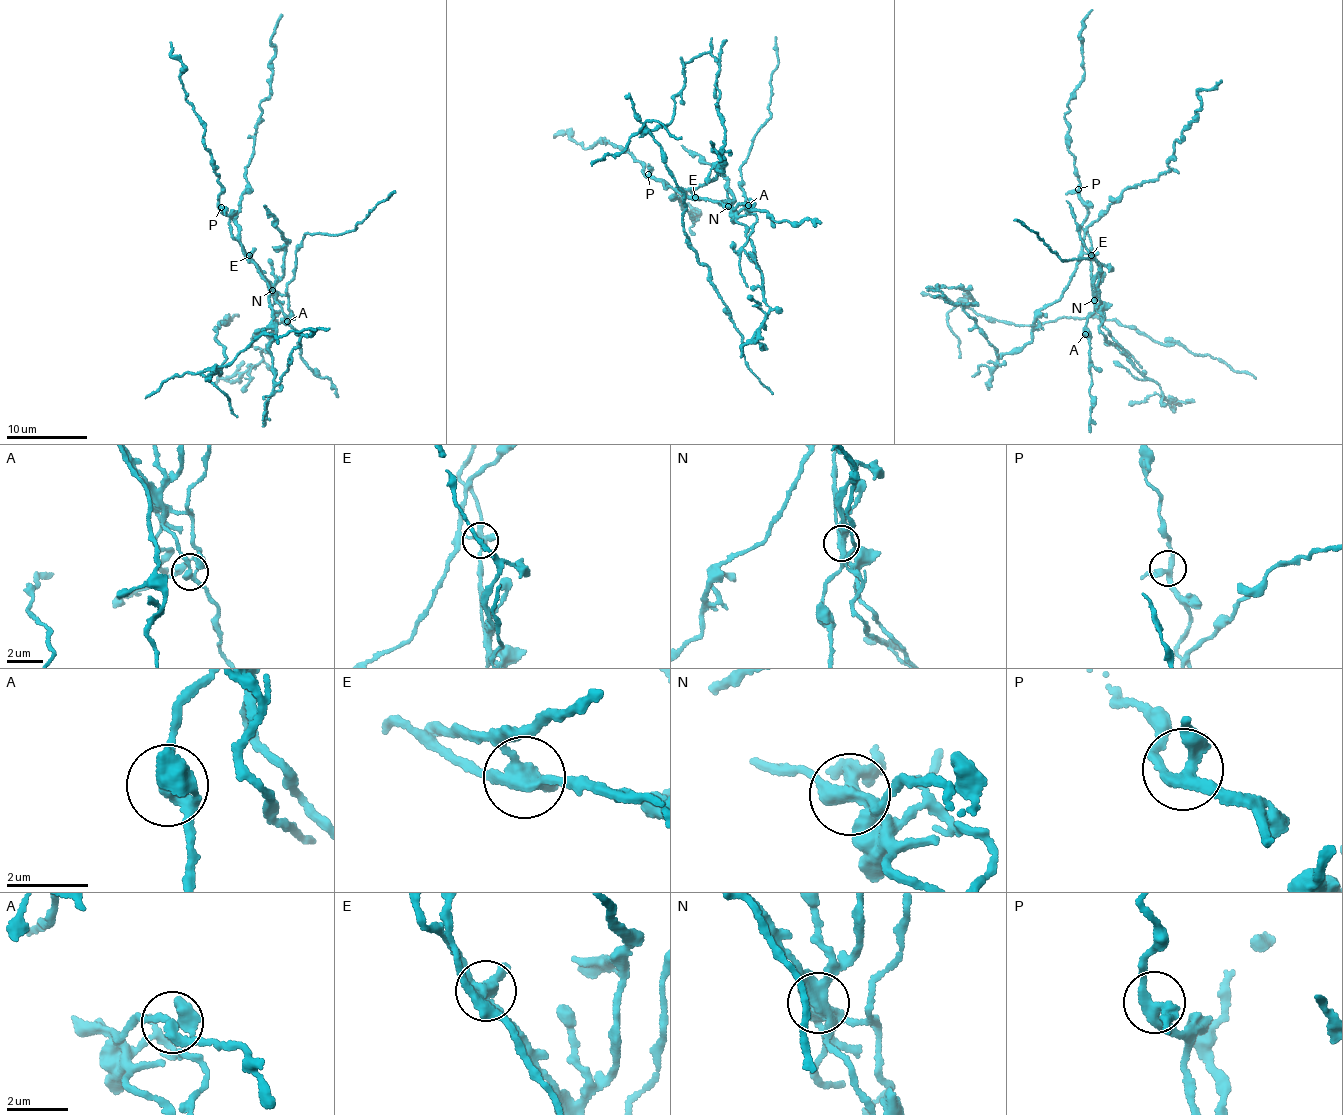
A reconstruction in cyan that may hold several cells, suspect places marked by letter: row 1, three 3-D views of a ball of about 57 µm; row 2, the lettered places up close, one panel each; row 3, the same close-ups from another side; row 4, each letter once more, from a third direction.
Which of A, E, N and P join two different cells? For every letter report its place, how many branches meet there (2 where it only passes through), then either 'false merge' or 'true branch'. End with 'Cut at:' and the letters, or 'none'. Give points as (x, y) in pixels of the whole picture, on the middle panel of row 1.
A: (748, 205) | 3 | true branch
E: (695, 197) | 3 | false merge
N: (728, 206) | 3 | false merge
P: (648, 174) | 3 | true branch
Cut at: E, N

